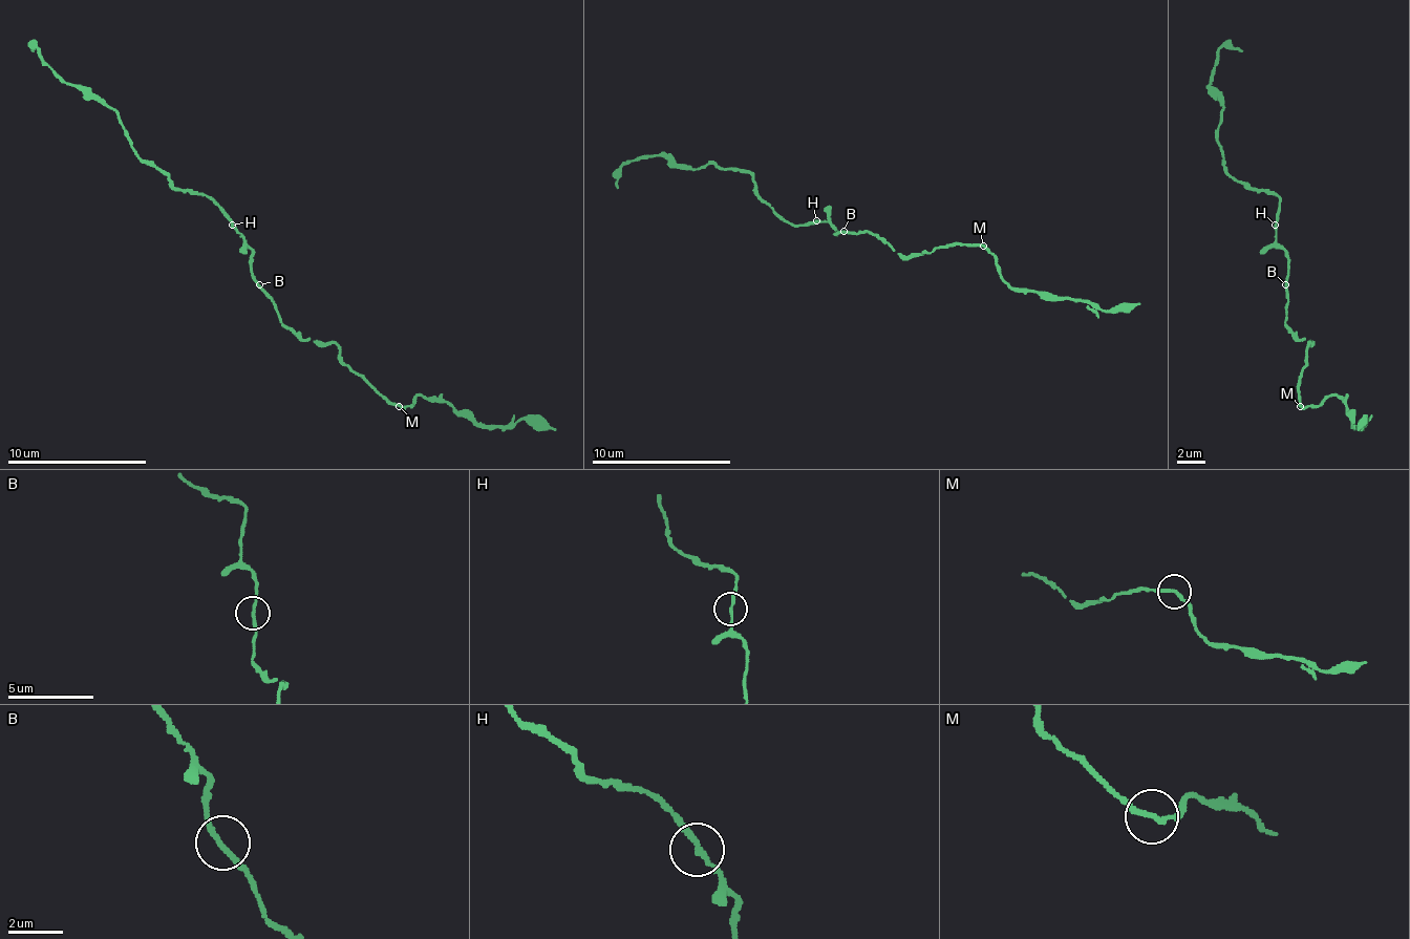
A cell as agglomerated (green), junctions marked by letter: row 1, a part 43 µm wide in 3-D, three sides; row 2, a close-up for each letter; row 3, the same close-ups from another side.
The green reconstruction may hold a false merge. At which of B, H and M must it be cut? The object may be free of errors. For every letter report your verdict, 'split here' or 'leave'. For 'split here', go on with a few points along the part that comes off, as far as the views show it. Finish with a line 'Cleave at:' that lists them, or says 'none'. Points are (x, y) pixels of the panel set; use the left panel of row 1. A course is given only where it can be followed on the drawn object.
B: leave
H: leave
M: split here | (399, 407), (409, 407), (417, 397), (469, 410), (483, 424), (546, 421), (556, 431)
Cleave at: M

